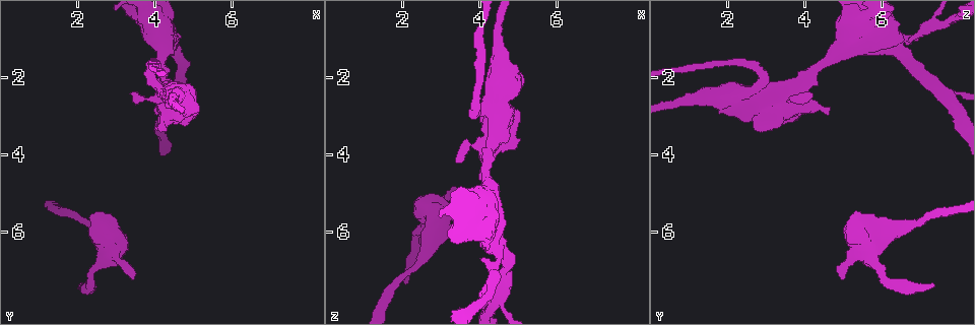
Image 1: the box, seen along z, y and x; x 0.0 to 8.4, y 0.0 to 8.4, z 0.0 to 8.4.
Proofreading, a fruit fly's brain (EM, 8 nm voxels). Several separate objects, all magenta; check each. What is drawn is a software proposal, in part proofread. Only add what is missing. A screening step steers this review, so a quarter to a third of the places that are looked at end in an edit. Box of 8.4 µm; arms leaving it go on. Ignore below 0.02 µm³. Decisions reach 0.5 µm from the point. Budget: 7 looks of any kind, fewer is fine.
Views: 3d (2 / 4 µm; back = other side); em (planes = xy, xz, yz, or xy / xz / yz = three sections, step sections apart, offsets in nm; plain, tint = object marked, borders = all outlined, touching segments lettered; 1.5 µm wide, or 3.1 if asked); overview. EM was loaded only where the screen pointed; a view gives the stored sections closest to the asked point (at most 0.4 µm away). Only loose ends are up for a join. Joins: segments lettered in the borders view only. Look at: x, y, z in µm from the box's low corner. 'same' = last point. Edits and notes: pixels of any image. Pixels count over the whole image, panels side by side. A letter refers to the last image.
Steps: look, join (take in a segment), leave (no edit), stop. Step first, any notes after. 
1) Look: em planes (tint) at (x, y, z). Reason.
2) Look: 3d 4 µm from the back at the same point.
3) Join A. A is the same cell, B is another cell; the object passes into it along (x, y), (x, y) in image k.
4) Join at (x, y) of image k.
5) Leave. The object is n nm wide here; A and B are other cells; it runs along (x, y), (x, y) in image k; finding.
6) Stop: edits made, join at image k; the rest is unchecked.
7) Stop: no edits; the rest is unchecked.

Look: em planes (borders) at (3.40, 7.25, 4.90). Branch stops here.

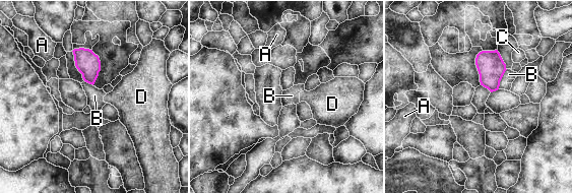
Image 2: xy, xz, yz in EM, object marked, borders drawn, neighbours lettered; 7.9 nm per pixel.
Leave. A, B, C and D are other cells; a border runs along (507, 69), (498, 88) in image 2; none of them fits.

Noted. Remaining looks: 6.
Look: 3d 2 µm at (2.10, 7.35, 7.40). Free end.

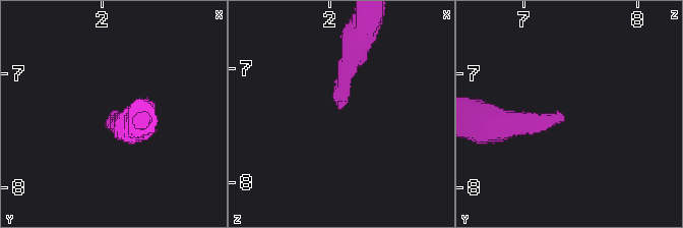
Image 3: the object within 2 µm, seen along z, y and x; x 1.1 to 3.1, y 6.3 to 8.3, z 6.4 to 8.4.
Look: em yz step 8 (borders) at (2.10, 7.38, 7.38).

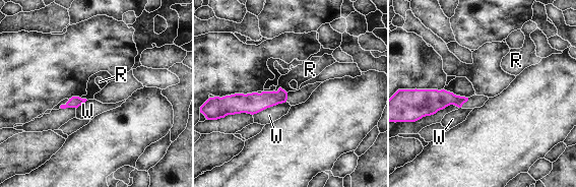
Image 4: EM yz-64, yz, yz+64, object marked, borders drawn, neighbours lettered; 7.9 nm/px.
Look: em planes (borders) at the same point. Another direction.

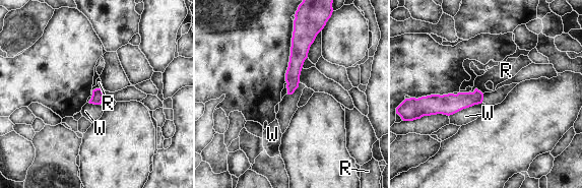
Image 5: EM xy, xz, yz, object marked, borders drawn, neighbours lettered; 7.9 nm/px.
Leave. The longest contact is with W, 280 nm; R and W are other cells; none of them fits.

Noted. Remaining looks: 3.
Look: 3d 2 µm at (3.40, 2.45, 4.20).

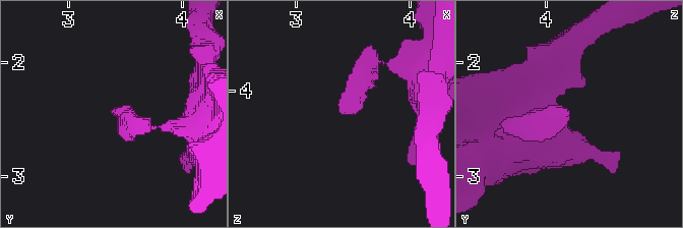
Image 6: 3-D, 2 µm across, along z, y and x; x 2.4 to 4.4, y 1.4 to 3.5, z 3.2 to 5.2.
Look: em planes (borders) at (3.40, 2.44, 4.16).

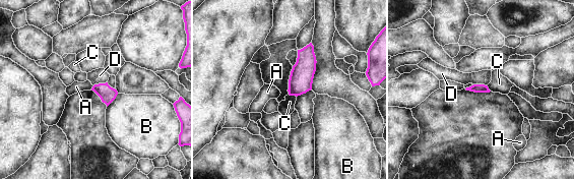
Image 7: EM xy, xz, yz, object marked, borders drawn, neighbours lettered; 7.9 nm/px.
Leave. A, B, C and D are other cells; no lettered segment goes on from it.

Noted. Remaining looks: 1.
Stop: no edits; the rest is unchecked.

